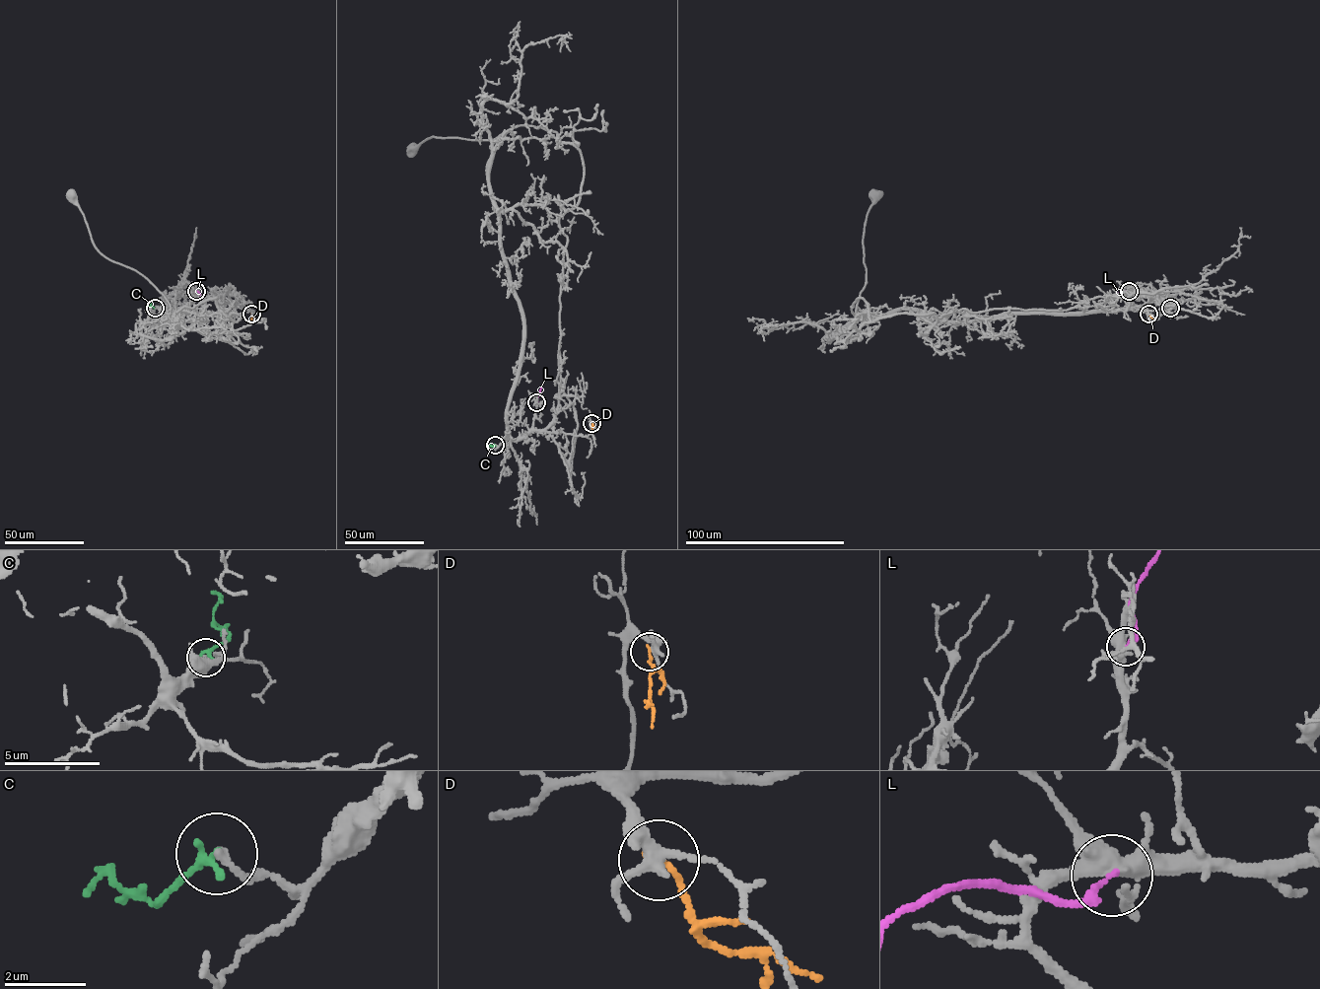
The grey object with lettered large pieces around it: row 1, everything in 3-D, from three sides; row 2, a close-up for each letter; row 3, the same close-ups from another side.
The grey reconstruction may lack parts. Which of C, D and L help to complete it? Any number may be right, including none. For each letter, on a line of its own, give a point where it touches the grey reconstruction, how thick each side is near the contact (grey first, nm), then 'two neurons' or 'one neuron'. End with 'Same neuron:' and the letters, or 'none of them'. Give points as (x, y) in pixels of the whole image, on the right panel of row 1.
C: (1170, 308) | 180/220 nm | two neurons
D: (1148, 314) | 280/150 nm | two neurons
L: (1129, 291) | 400/140 nm | two neurons
Same neuron: none of them

